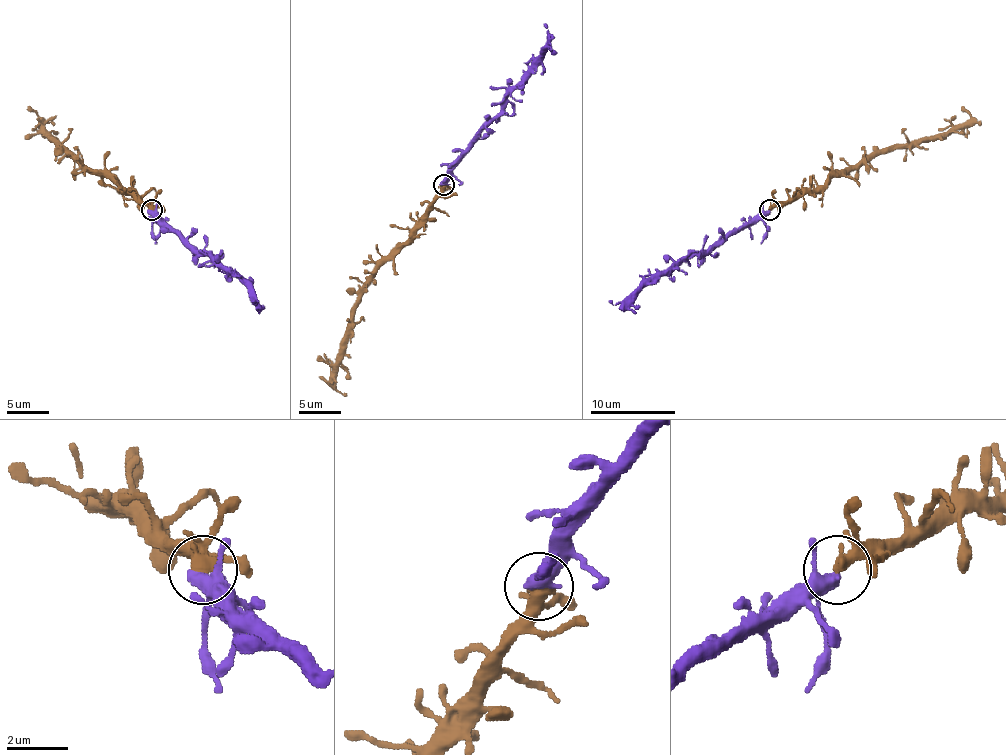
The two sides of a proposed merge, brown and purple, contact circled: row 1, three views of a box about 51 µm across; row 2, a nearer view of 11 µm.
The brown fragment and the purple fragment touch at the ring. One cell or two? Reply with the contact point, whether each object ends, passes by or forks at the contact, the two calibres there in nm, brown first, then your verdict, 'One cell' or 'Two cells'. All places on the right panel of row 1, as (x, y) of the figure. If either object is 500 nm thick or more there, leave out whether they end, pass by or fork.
Place: (769, 210). At the ring brown forks. At the ring purple forks. Thickness 280 nm (brown) against 320 nm. One cell

